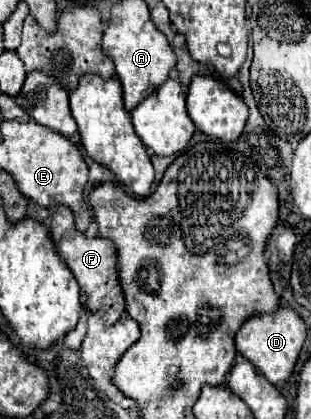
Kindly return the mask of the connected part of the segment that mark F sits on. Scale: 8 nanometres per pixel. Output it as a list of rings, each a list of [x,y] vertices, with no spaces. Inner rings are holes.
[[[58,206],[50,218],[50,238],[54,242],[54,248],[58,256],[66,262],[66,266],[72,270],[74,278],[80,284],[80,302],[82,308],[88,312],[98,312],[104,308],[102,320],[104,324],[114,324],[126,310],[124,310],[124,296],[120,290],[120,282],[116,276],[116,250],[114,244],[104,238],[86,238],[74,228],[74,216],[72,210],[66,206]]]

